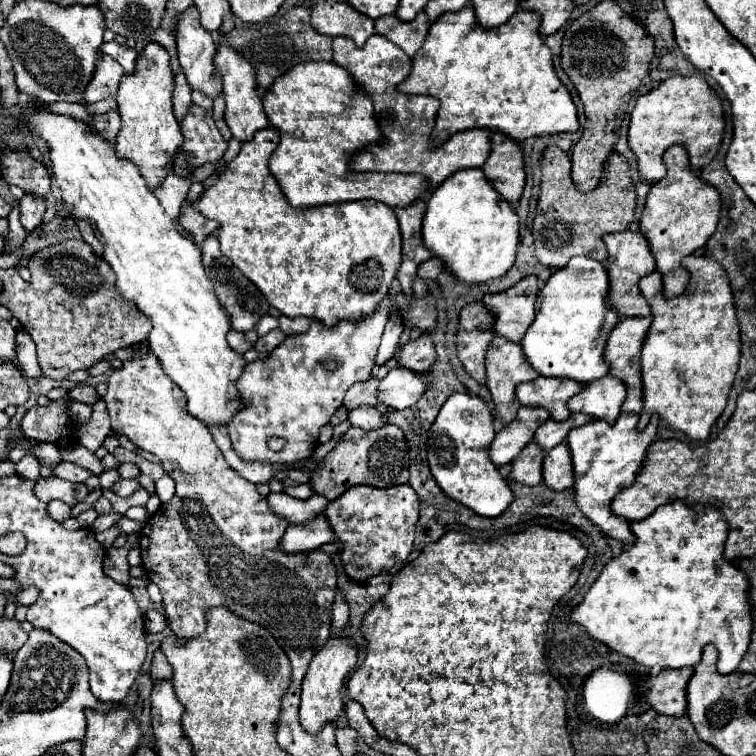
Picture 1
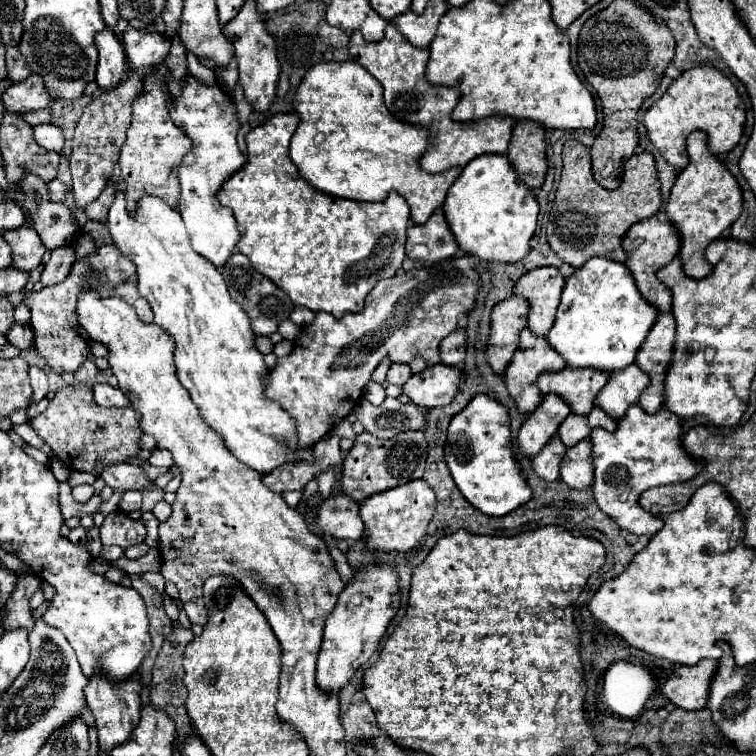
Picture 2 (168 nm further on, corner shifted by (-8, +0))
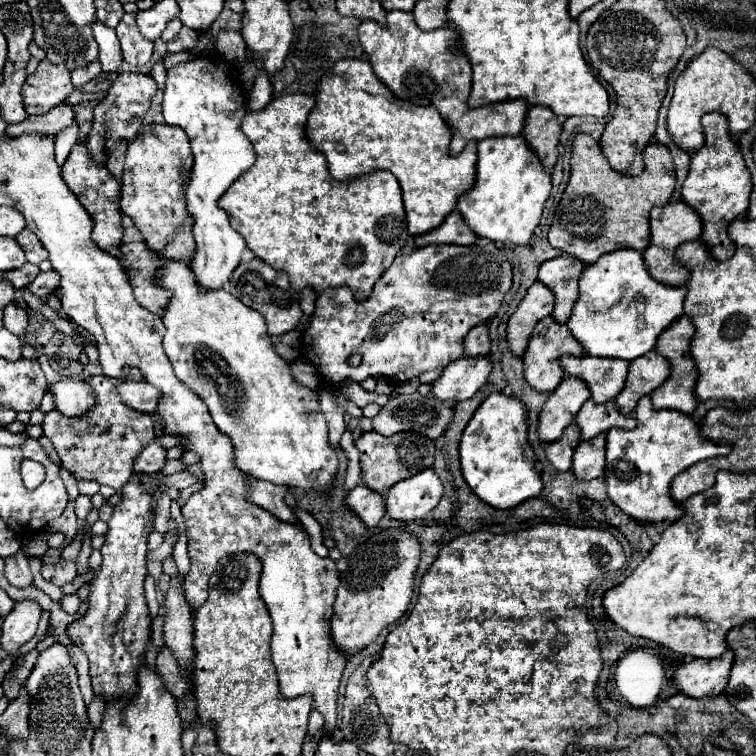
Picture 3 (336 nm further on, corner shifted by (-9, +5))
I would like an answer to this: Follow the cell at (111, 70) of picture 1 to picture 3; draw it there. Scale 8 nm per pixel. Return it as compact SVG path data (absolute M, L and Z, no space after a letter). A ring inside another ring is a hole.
M100 22L92 24L92 32L94 32L94 38L100 48L98 60L102 64L102 70L108 74L116 72L118 66L122 64L122 50L120 50L120 42L116 38L116 32Z

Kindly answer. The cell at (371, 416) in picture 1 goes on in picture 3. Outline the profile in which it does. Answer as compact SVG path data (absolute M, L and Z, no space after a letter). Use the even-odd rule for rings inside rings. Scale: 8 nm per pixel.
M400 394L386 402L380 412L372 418L372 426L382 436L392 436L402 430L426 432L428 438L436 440L444 434L448 420L452 416L452 406L436 400L432 394L422 396Z

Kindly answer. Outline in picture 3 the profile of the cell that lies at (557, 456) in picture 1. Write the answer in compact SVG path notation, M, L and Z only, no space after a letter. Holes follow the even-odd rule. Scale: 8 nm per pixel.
M604 434L578 444L572 458L572 472L578 480L594 480L604 474Z

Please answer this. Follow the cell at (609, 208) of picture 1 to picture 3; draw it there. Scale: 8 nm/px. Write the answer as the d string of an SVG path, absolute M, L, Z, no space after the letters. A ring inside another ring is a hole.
M578 134L572 144L570 180L556 208L548 242L558 250L576 256L584 264L592 264L602 254L614 250L630 248L642 252L650 242L650 210L668 204L676 186L672 156L666 146L650 144L644 148L642 156L642 174L634 178L620 176L608 168L608 162L604 162L598 142L588 134Z

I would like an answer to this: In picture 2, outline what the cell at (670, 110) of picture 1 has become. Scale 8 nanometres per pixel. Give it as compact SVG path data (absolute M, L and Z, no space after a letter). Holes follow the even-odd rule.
M701 65L685 71L669 85L665 95L645 113L645 127L653 147L667 159L667 163L681 171L689 163L685 143L695 129L709 135L709 149L717 157L729 153L739 143L745 127L745 105L729 77L711 65Z

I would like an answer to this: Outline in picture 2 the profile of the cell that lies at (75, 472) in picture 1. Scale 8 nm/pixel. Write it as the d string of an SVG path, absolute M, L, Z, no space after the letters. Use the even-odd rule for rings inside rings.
M67 481L61 483L61 513L65 519L69 519L73 515L81 515L81 507L75 503L75 499L71 495L71 487Z

